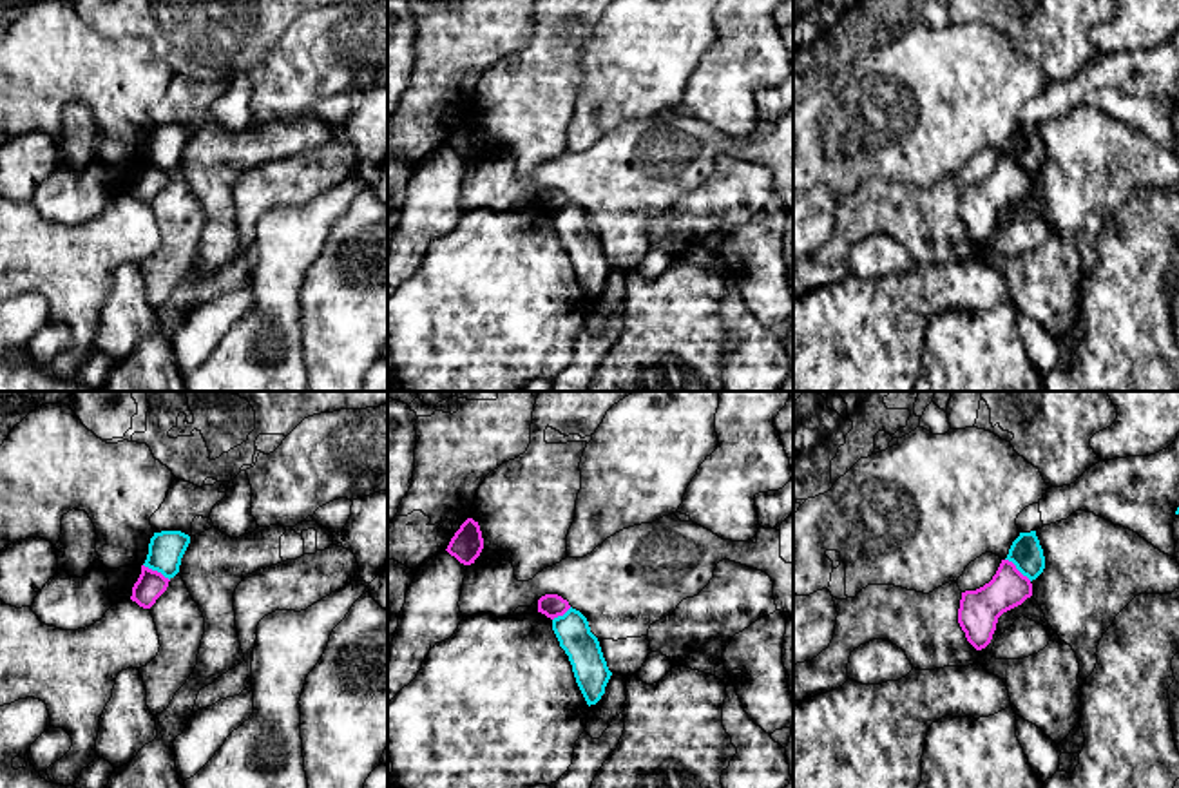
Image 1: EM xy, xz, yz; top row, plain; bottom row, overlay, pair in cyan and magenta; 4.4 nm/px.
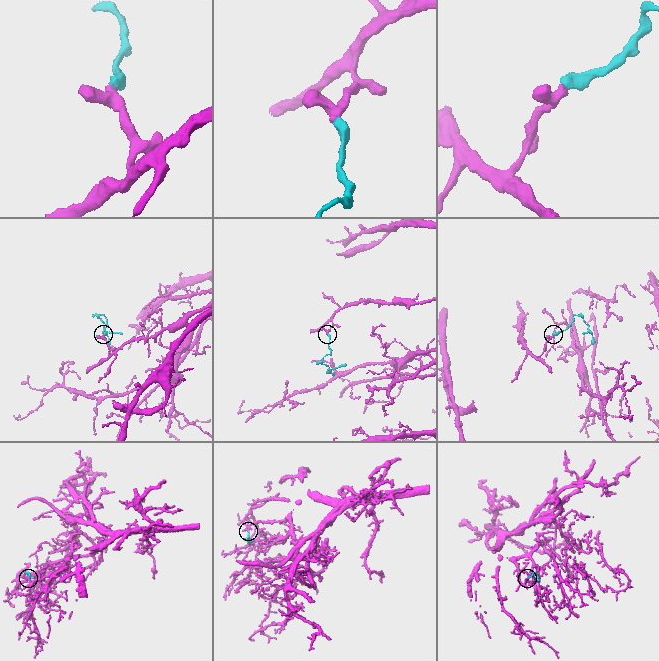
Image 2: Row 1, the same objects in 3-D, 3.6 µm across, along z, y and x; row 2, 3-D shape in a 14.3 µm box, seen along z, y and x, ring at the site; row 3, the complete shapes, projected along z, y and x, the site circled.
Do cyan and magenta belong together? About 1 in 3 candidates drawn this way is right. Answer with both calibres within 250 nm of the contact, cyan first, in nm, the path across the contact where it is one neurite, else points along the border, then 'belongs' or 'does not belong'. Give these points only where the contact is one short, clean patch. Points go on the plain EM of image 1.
150 nm thick on the cyan side, 180 nm on the other; border along yz (1006, 153), (1031, 174); does not belong

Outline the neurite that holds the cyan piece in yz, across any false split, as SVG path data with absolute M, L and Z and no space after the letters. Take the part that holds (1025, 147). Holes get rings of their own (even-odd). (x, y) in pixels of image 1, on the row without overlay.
M1036 125L1020 127L1005 154L1012 156L1030 176L1036 174L1045 163L1045 150Z

